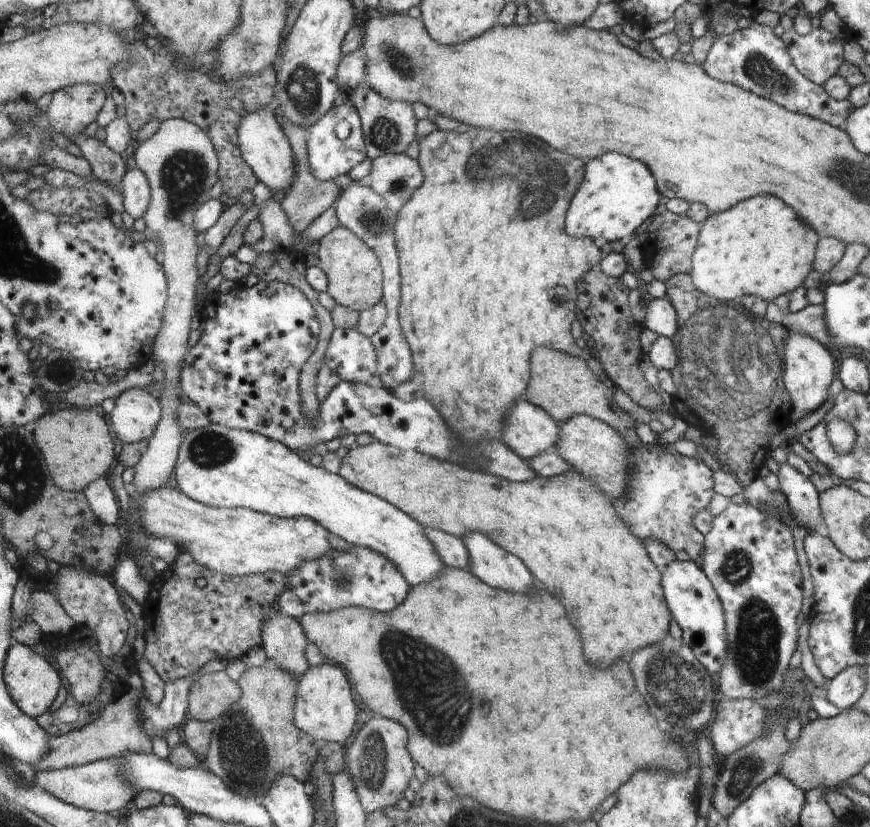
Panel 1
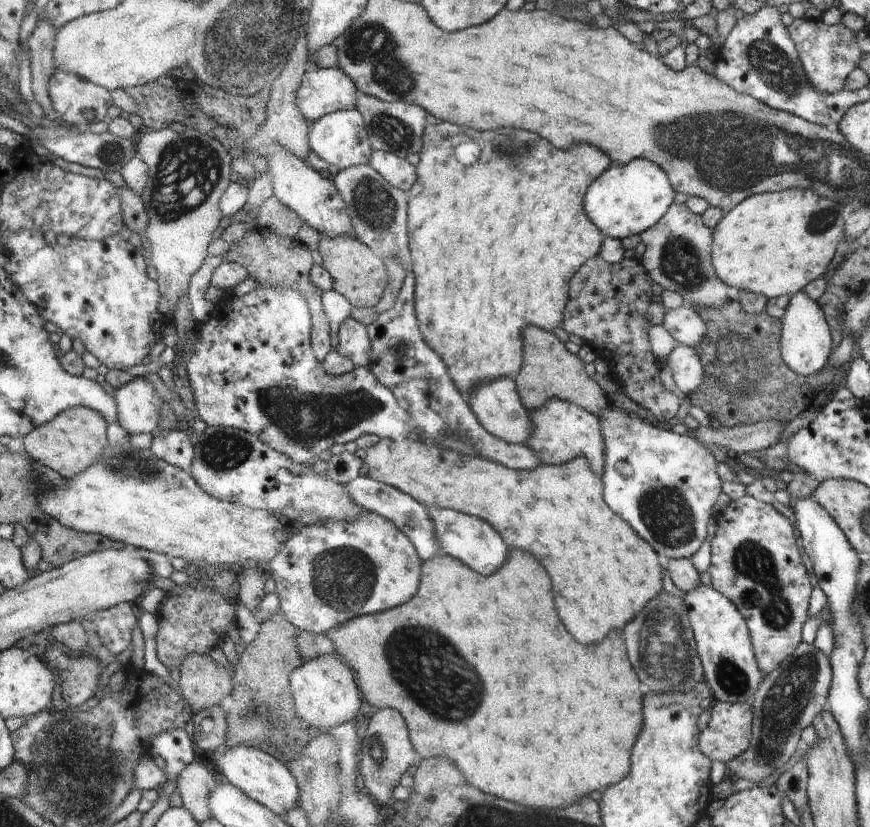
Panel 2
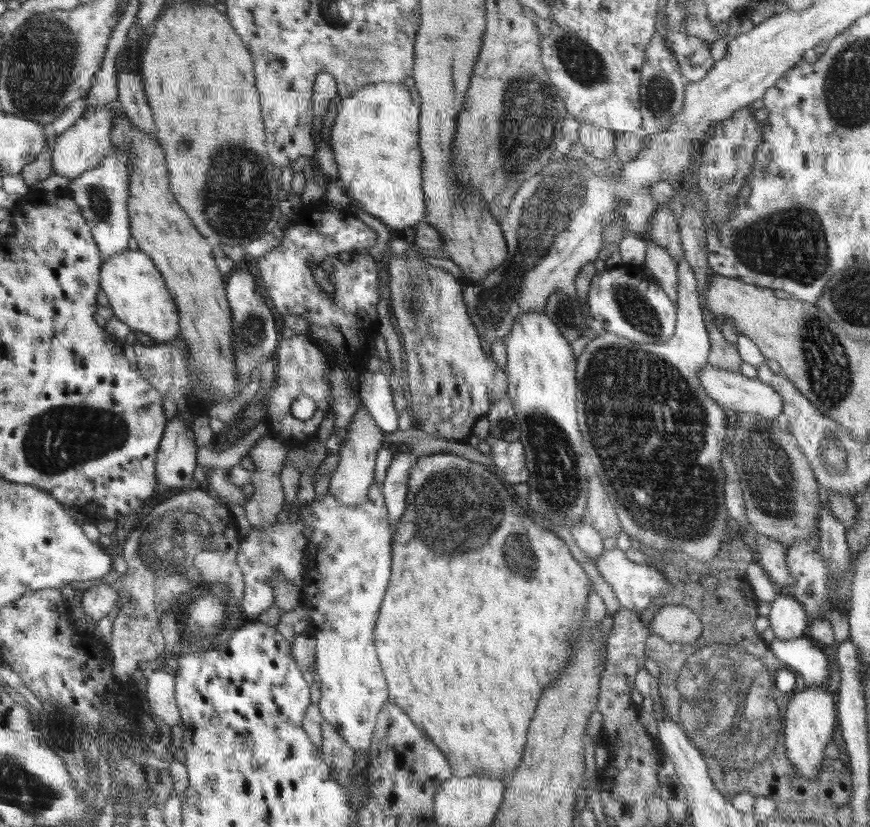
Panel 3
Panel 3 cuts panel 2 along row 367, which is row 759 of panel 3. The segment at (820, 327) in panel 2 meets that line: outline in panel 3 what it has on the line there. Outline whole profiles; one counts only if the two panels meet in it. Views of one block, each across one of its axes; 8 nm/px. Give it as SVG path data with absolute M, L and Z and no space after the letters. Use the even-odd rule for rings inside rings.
M800 684L793 698L790 700L789 711L785 718L786 754L790 758L790 764L794 770L808 780L814 780L820 772L824 756L824 748L832 740L834 734L834 722L836 722L836 710L834 700L826 692L826 686L803 686Z

